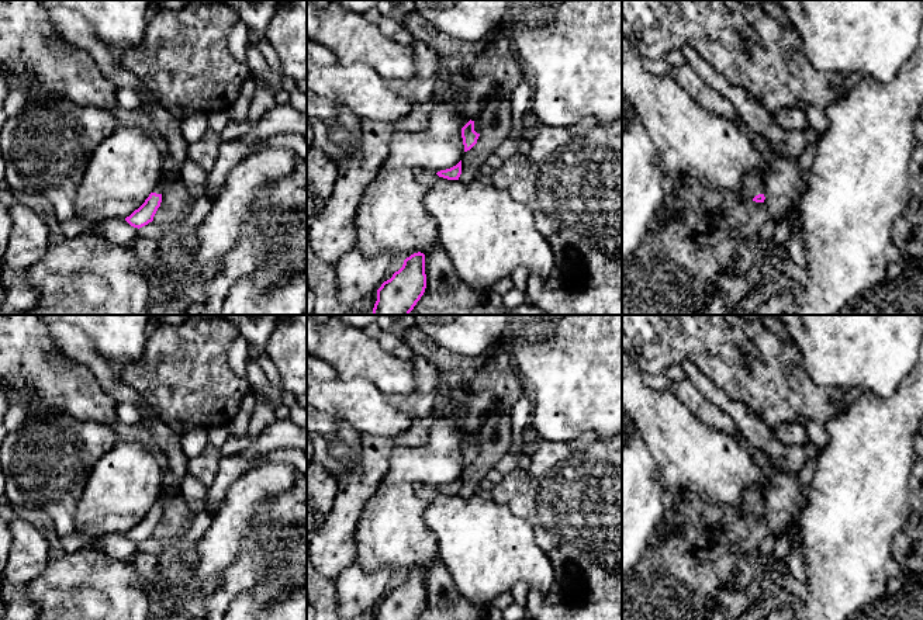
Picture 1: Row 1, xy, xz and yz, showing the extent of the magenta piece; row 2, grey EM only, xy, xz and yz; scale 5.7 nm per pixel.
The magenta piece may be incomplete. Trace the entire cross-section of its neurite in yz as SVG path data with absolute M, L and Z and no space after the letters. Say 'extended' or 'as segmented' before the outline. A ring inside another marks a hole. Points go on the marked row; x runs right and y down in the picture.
extended | M760 174L746 176L743 180L741 195L747 200L753 200L756 202L764 202L765 197L764 191L764 180Z

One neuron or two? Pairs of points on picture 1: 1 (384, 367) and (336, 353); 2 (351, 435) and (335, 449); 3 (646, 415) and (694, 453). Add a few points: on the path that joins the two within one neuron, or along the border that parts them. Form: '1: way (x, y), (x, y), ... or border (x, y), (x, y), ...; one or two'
1: way (373, 363), (362, 356), (348, 353); one
2: way (346, 439), (339, 446); one
3: way (657, 419), (683, 444); one

